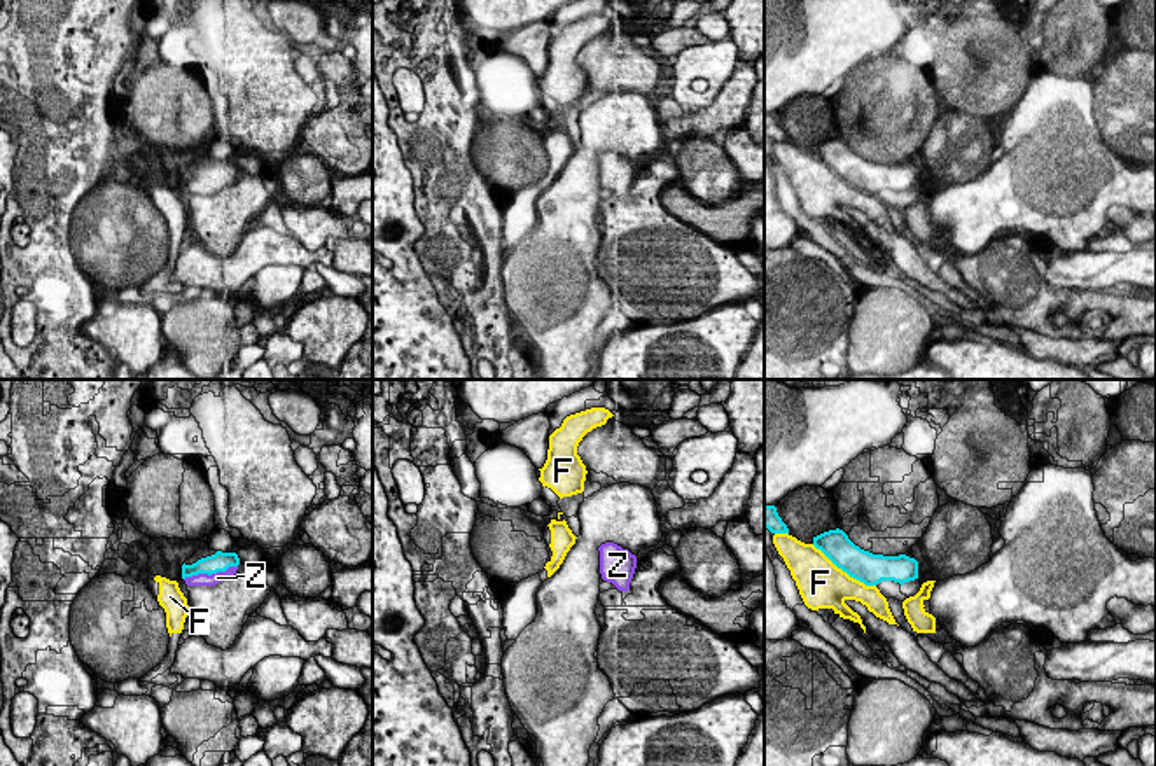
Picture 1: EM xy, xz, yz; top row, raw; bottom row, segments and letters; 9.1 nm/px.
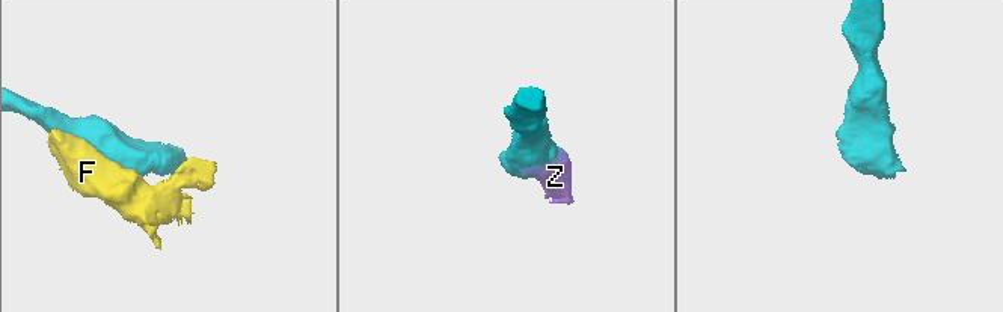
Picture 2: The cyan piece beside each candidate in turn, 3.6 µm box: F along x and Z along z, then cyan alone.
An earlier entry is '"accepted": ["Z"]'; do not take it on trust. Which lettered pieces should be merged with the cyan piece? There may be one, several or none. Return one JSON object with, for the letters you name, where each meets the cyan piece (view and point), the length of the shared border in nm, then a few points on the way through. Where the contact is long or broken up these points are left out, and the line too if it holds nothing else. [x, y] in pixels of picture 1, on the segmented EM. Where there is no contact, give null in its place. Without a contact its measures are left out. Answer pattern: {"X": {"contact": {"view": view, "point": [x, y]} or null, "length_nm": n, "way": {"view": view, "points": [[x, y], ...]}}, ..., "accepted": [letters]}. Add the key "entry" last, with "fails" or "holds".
{"Z": {"contact": {"view": "xy", "point": [210, 574]}, "length_nm": 500}, "accepted": ["Z"], "entry": "holds"}

